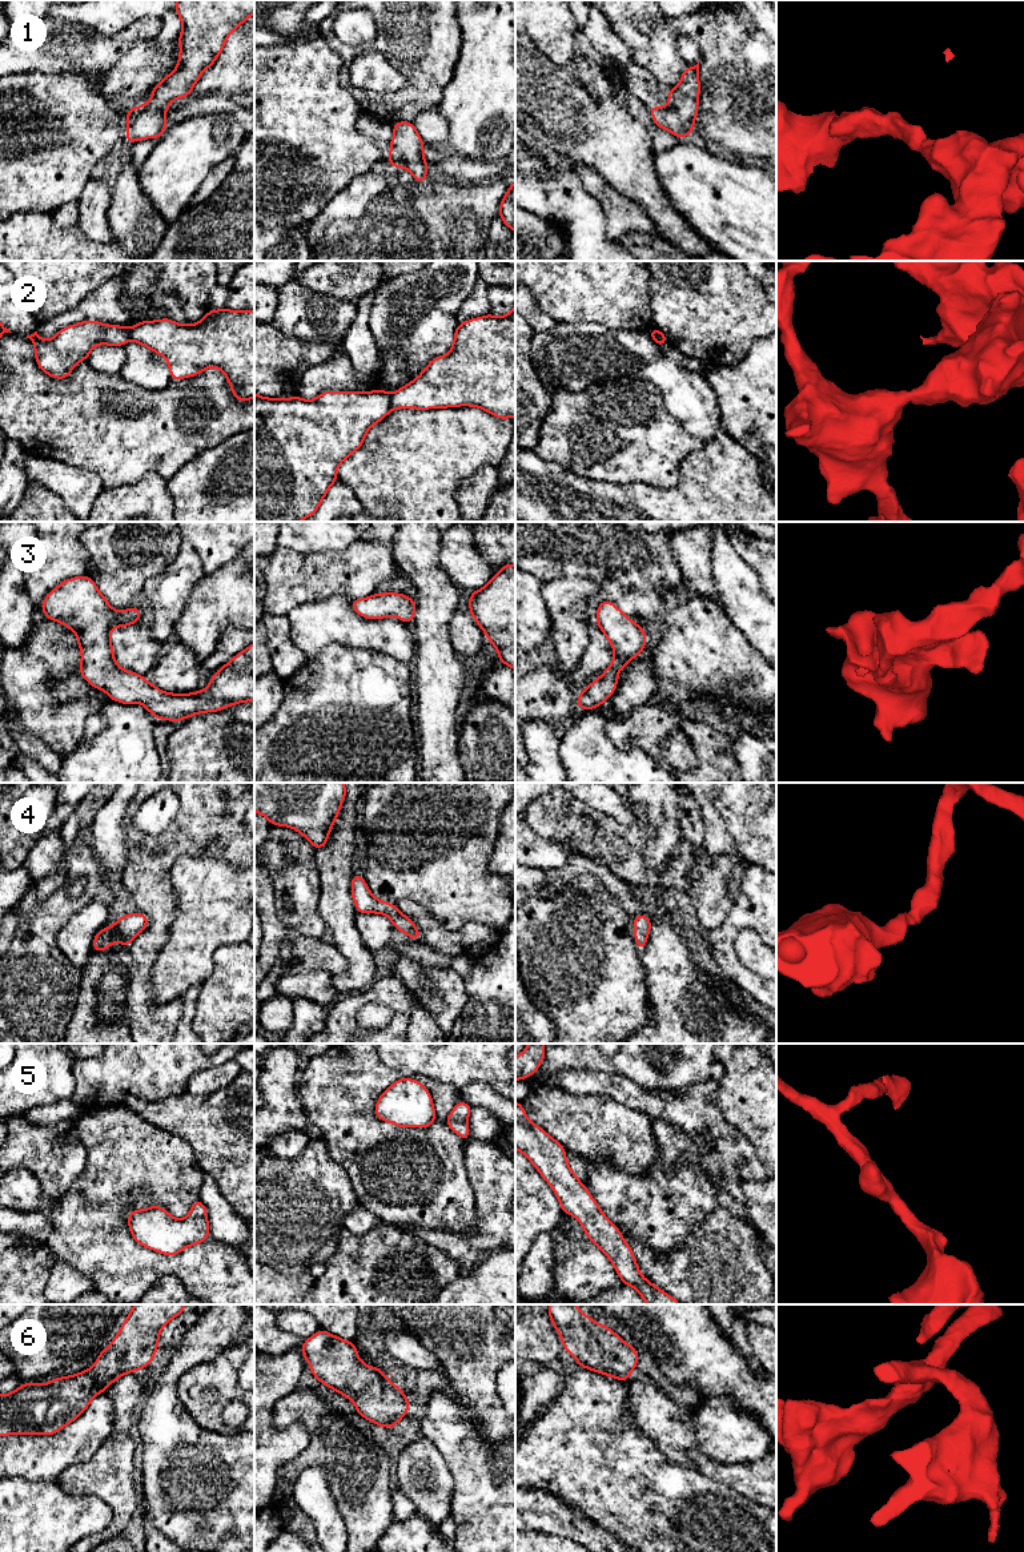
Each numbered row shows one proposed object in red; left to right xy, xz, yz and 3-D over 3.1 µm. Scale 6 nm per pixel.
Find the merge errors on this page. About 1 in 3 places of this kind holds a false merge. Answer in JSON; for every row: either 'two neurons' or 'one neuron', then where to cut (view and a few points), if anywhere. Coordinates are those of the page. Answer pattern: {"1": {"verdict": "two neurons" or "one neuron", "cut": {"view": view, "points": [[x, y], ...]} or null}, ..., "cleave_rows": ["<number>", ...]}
{"1": {"verdict": "one neuron", "cut": null}, "2": {"verdict": "two neurons", "cut": {"view": "xz", "points": [[389, 395], [392, 407]]}}, "3": {"verdict": "one neuron", "cut": null}, "4": {"verdict": "one neuron", "cut": null}, "5": {"verdict": "one neuron", "cut": null}, "6": {"verdict": "one neuron", "cut": null}, "cleave_rows": ["2"]}

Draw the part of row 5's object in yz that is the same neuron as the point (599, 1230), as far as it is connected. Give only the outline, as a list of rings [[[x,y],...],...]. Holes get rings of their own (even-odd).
[[[517,1101],[515,1149],[529,1158],[553,1187],[562,1213],[575,1217],[587,1238],[610,1259],[622,1283],[634,1287],[647,1304],[680,1304],[642,1276],[635,1257],[619,1229],[606,1218],[589,1190],[570,1169],[565,1147],[542,1127],[530,1122],[521,1102]]]

